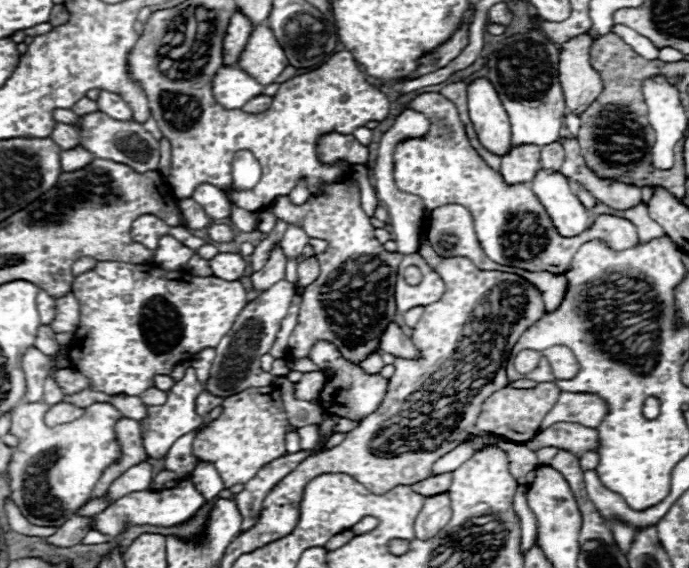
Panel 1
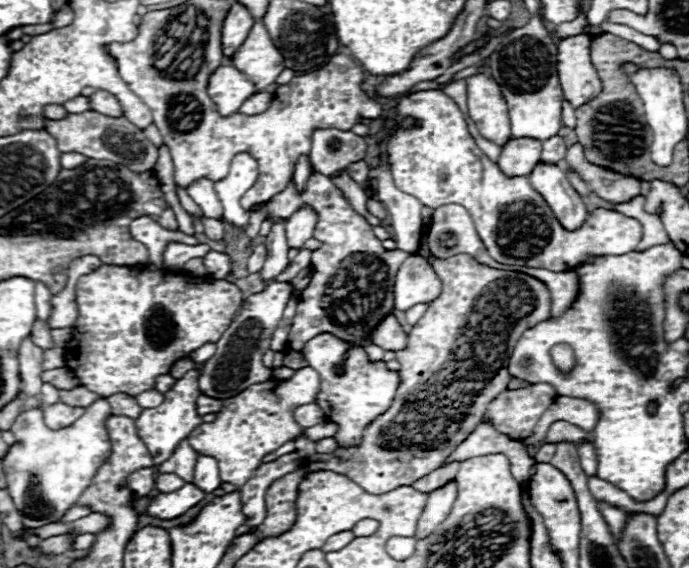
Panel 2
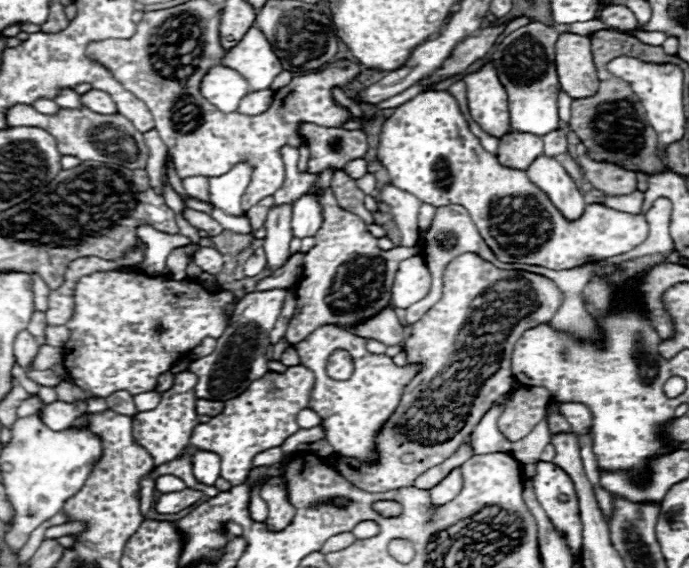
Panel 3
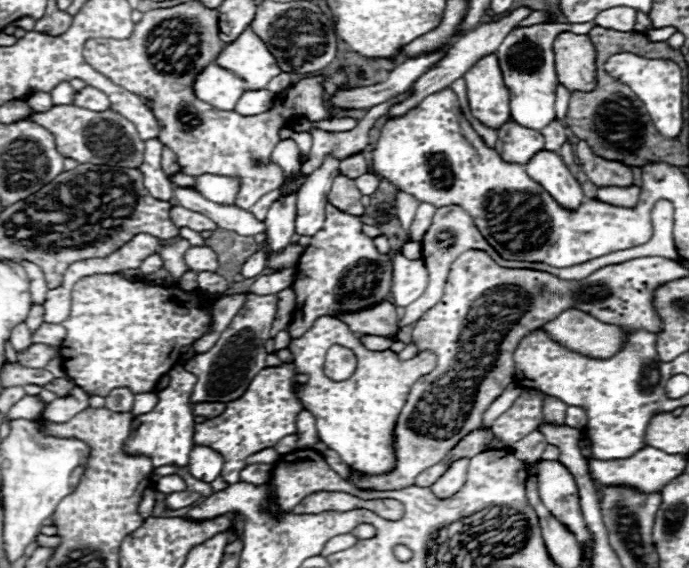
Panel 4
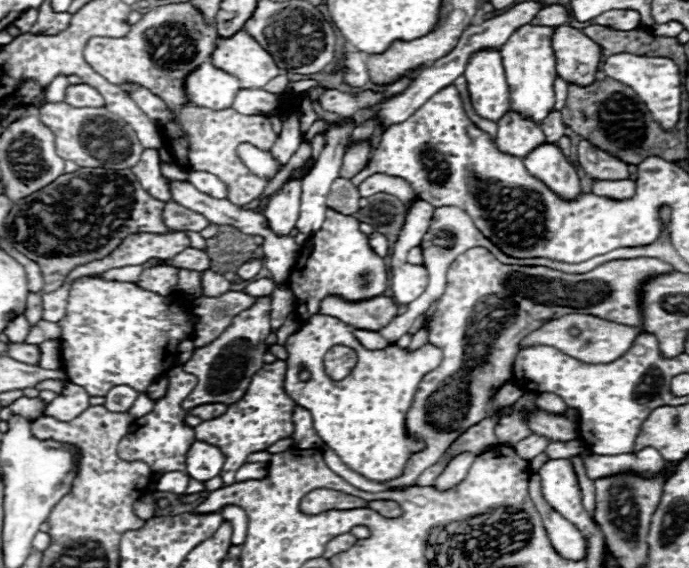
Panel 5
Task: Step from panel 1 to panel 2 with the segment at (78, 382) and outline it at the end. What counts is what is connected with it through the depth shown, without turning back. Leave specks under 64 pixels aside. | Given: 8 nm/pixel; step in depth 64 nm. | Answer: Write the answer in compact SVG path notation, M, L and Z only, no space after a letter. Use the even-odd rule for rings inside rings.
M56 368L56 370L46 370L42 374L42 380L44 382L50 382L54 384L56 388L60 390L72 390L72 388L78 388L78 378L74 376L74 372L70 372L70 368Z

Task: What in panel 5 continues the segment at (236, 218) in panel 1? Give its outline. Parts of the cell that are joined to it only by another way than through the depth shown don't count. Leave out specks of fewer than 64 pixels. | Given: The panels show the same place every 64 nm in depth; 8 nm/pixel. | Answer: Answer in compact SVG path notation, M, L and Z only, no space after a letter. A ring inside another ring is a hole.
M188 170L188 176L190 176L190 184L194 184L200 192L206 192L208 196L214 196L218 200L226 198L228 192L230 192L226 182L222 182L214 174L208 174L208 172L190 172Z

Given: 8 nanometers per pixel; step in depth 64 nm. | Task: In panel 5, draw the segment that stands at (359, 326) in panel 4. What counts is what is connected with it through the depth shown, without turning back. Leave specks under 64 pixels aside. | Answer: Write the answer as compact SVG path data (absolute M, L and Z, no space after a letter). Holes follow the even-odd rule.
M378 296L366 302L342 302L340 298L326 298L322 302L322 310L328 316L334 316L356 330L380 332L398 316L396 304L392 298Z

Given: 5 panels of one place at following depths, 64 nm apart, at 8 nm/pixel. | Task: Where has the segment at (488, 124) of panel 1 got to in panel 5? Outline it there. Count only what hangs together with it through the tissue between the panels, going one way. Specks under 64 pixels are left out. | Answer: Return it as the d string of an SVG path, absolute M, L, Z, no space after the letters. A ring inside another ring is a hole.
M482 50L474 54L466 66L464 78L474 110L486 120L500 120L510 110L508 84L498 50Z

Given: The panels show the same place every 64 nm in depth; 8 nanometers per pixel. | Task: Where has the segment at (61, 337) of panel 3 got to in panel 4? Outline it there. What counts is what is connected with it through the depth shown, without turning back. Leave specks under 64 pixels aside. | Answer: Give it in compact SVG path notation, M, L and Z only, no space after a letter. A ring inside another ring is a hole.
M43 323L38 332L34 332L34 344L61 346L66 336L66 329L60 324Z

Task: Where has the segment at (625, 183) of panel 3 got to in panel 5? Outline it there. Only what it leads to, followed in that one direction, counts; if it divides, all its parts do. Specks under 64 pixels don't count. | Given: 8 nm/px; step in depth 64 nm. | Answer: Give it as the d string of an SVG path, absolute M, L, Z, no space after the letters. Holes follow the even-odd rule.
M582 140L578 144L578 162L580 162L582 170L594 180L626 180L626 178L630 178L626 162L594 148L586 140Z

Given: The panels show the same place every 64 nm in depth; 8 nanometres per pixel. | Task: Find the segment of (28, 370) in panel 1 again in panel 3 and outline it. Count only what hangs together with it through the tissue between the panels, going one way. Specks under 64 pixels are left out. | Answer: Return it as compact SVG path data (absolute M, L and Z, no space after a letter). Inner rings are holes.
M20 332L16 336L16 342L14 342L14 354L16 354L16 362L24 368L24 370L32 370L32 362L38 354L38 344L36 340L30 336L30 332Z

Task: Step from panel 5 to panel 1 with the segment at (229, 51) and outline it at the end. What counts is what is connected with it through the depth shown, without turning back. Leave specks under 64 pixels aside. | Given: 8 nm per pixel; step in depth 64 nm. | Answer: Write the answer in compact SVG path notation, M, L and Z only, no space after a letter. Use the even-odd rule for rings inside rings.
M268 24L254 28L250 44L246 44L246 52L242 52L238 66L252 78L256 78L262 86L276 82L278 76L284 72L288 60Z

